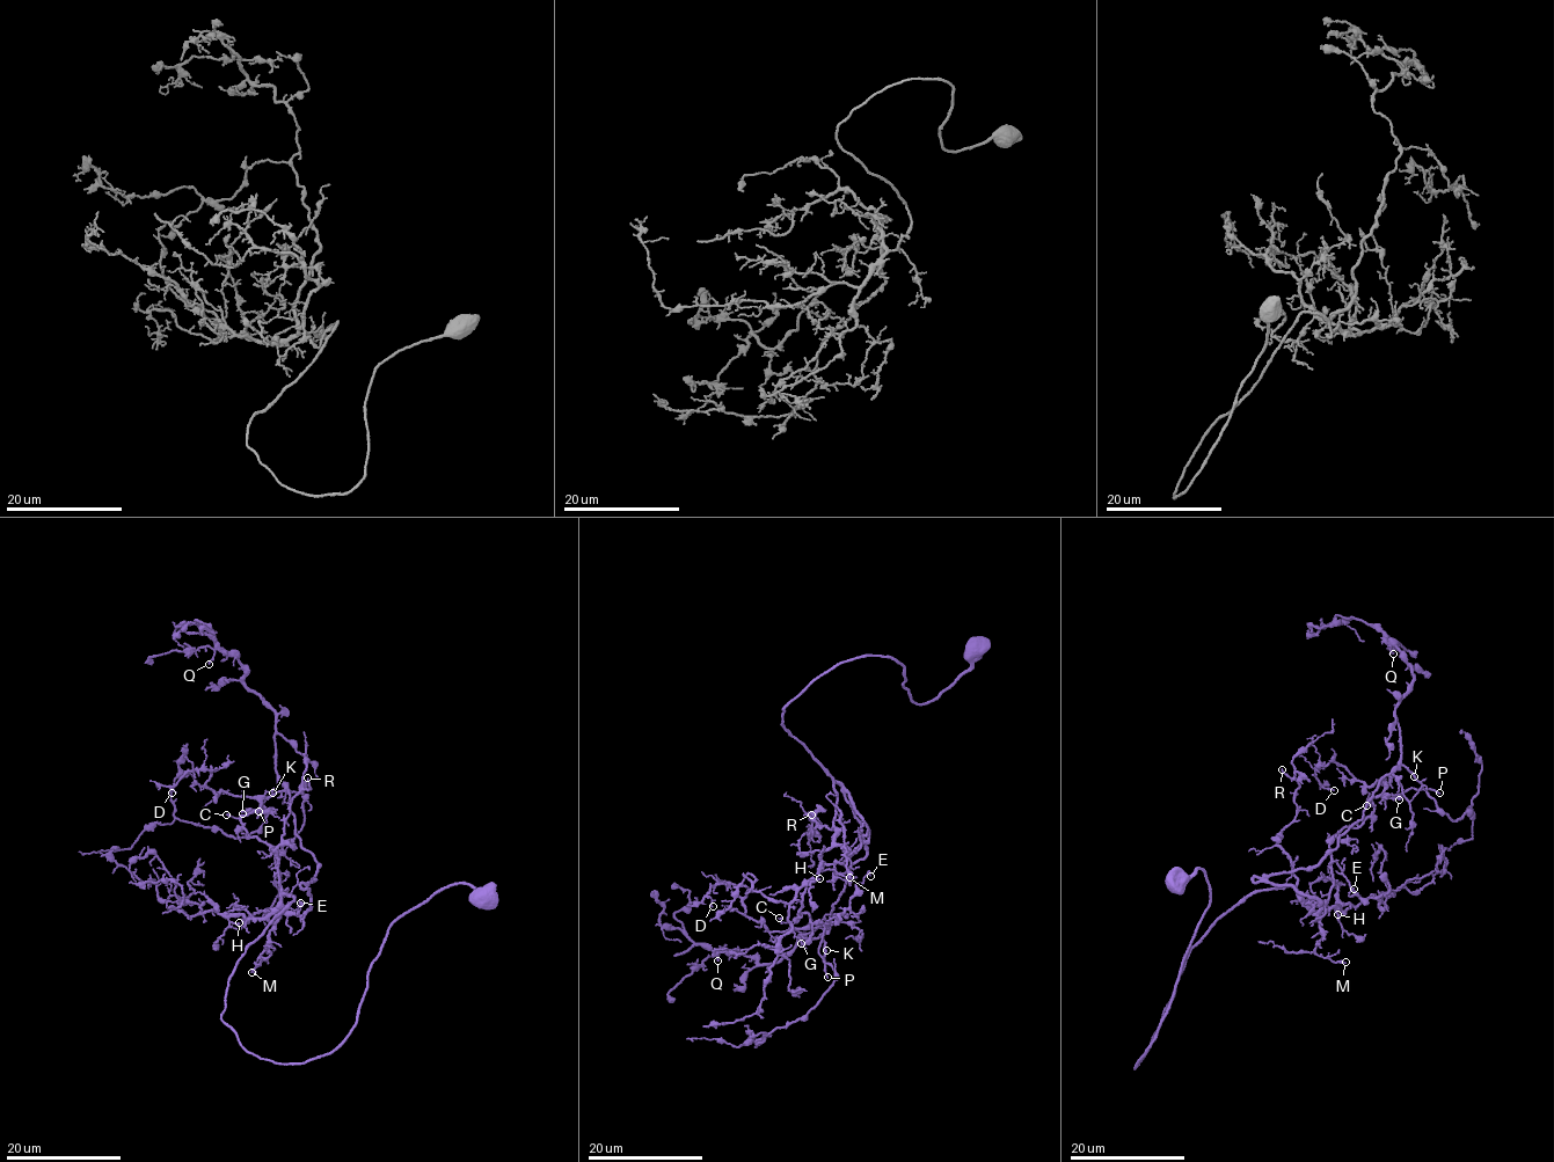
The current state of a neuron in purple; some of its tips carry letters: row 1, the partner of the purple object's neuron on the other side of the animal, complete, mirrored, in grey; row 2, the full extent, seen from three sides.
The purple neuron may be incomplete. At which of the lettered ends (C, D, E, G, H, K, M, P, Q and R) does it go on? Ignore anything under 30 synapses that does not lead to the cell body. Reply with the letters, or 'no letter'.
no letter

